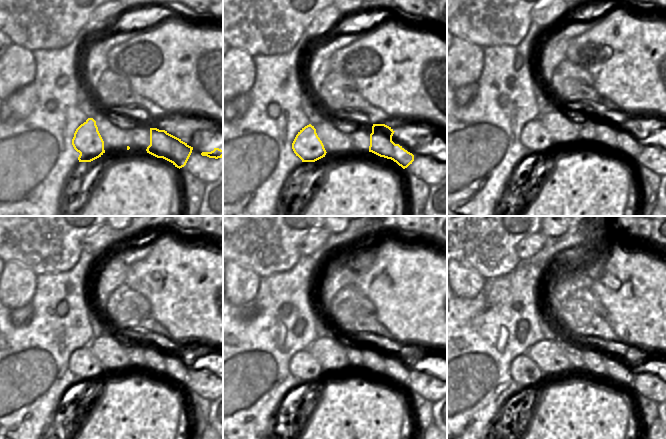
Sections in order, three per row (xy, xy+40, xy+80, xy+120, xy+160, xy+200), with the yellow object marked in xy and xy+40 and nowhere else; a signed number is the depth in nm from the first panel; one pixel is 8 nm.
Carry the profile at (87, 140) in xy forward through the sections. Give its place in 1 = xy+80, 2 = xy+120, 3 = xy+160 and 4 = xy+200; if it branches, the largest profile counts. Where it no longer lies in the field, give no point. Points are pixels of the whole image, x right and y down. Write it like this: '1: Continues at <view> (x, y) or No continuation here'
1: Continues at xy+80 (533, 137)
2: Continues at xy+120 (84, 361)
3: Continues at xy+160 (310, 364)
4: Continues at xy+200 (536, 372).

